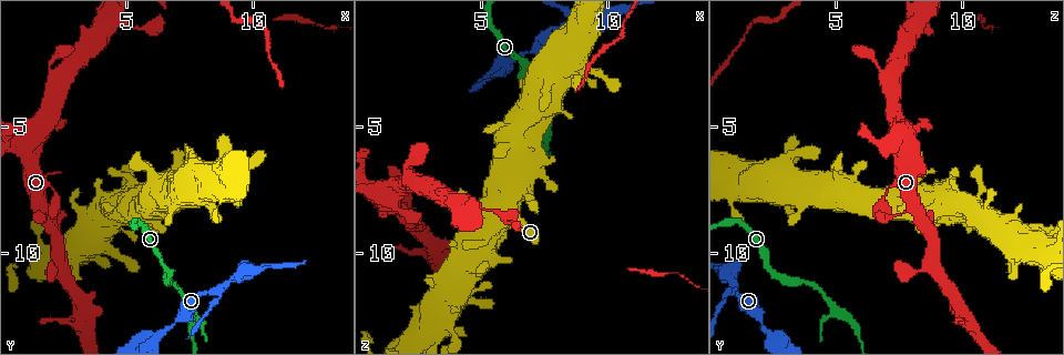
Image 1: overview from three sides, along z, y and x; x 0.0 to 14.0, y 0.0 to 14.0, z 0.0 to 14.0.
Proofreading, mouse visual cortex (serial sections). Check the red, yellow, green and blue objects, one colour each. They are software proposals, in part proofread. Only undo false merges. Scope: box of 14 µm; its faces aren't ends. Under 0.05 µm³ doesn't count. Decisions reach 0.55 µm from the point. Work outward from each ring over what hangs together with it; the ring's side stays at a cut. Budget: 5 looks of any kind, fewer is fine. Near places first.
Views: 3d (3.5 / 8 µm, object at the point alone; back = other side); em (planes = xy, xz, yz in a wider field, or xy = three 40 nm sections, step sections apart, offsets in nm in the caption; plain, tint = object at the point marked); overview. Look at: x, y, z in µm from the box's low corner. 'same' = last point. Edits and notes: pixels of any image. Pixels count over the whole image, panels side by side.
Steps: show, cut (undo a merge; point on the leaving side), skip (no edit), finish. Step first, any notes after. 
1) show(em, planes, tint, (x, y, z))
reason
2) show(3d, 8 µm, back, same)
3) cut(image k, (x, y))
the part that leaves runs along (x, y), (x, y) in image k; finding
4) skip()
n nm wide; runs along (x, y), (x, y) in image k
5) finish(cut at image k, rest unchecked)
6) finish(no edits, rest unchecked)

show(3d, 3.5 µm, (1.7, 8.6, 6.9))
calibre changes

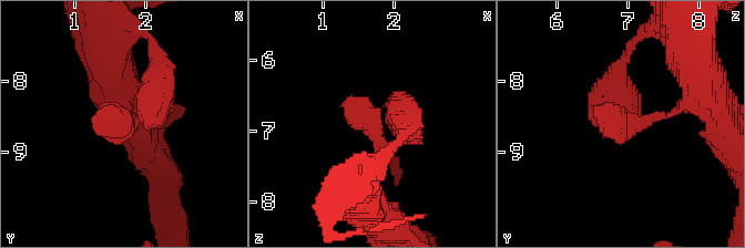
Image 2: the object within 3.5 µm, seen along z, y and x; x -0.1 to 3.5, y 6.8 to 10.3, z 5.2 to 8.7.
show(em, xy, step 5, tint, (1.70, 8.60, 6.95))

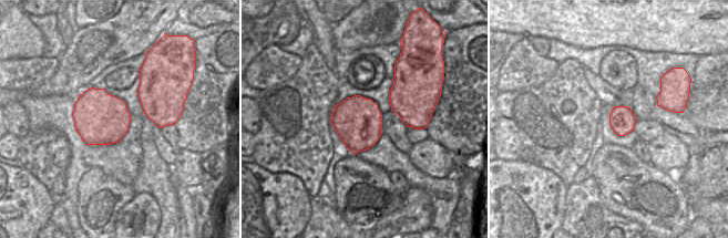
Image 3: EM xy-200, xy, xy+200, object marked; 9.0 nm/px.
skip()
runs along (373, 188), (379, 141), (351, 101) in image 2; continuous, no second cell

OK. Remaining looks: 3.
show(3d, 3.5 µm, (1.6, 5.1, 8.1))
a narrow waist

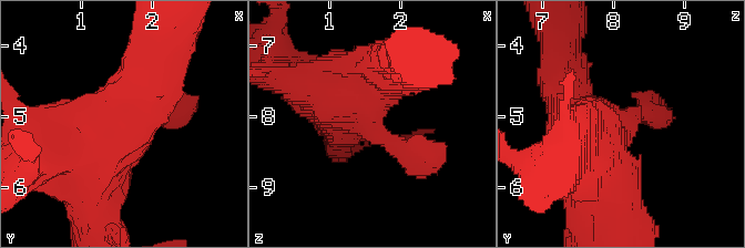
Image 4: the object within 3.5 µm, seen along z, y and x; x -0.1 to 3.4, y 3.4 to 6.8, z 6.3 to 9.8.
skip()
one cell here

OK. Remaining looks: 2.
finish(no edits, rest unchecked)

